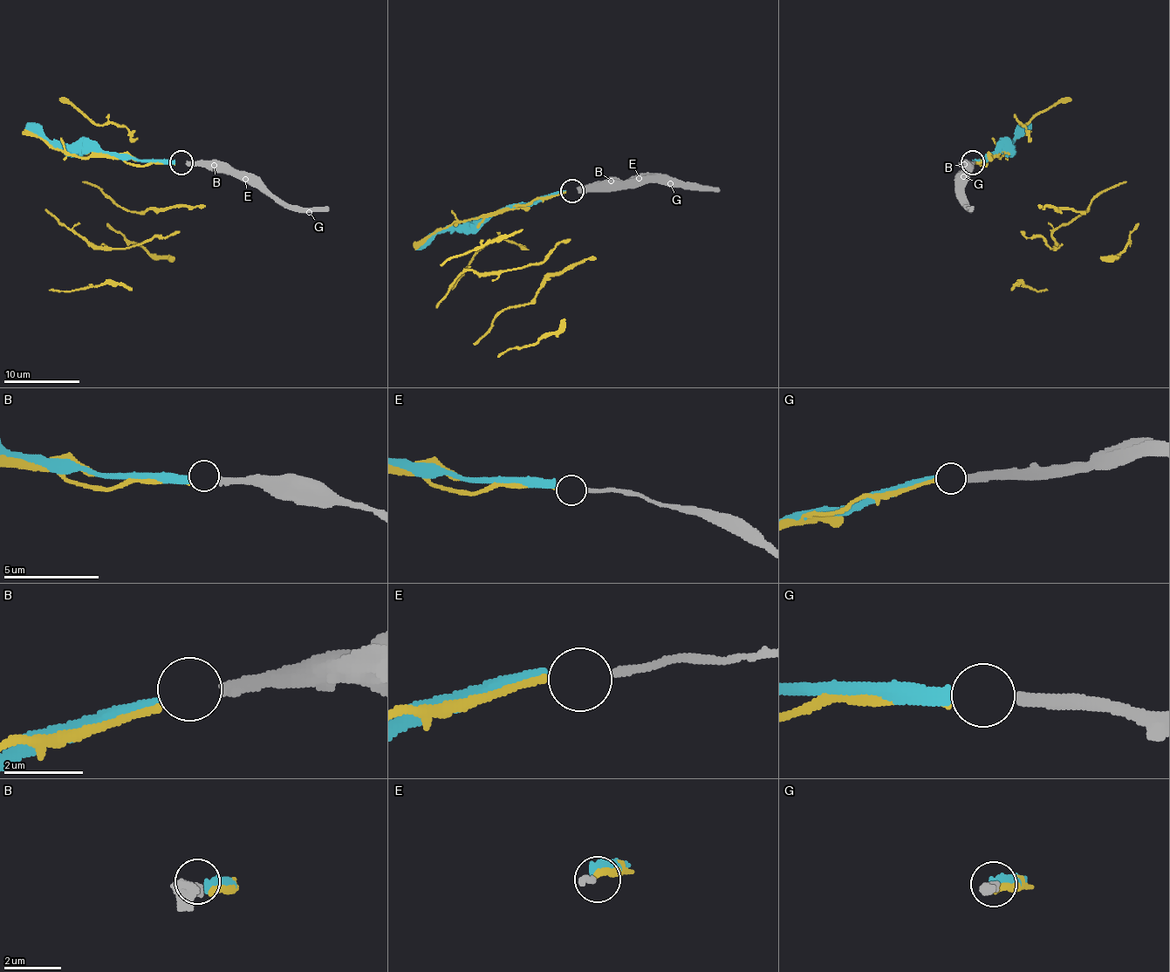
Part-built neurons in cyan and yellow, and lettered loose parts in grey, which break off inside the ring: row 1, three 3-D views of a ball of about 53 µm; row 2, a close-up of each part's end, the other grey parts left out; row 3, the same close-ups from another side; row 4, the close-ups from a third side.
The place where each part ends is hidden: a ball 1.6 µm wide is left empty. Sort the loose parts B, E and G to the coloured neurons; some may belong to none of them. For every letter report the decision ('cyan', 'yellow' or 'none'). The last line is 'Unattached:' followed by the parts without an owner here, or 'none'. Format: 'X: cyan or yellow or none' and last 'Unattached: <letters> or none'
B: cyan
E: yellow
G: none
Unattached: G

